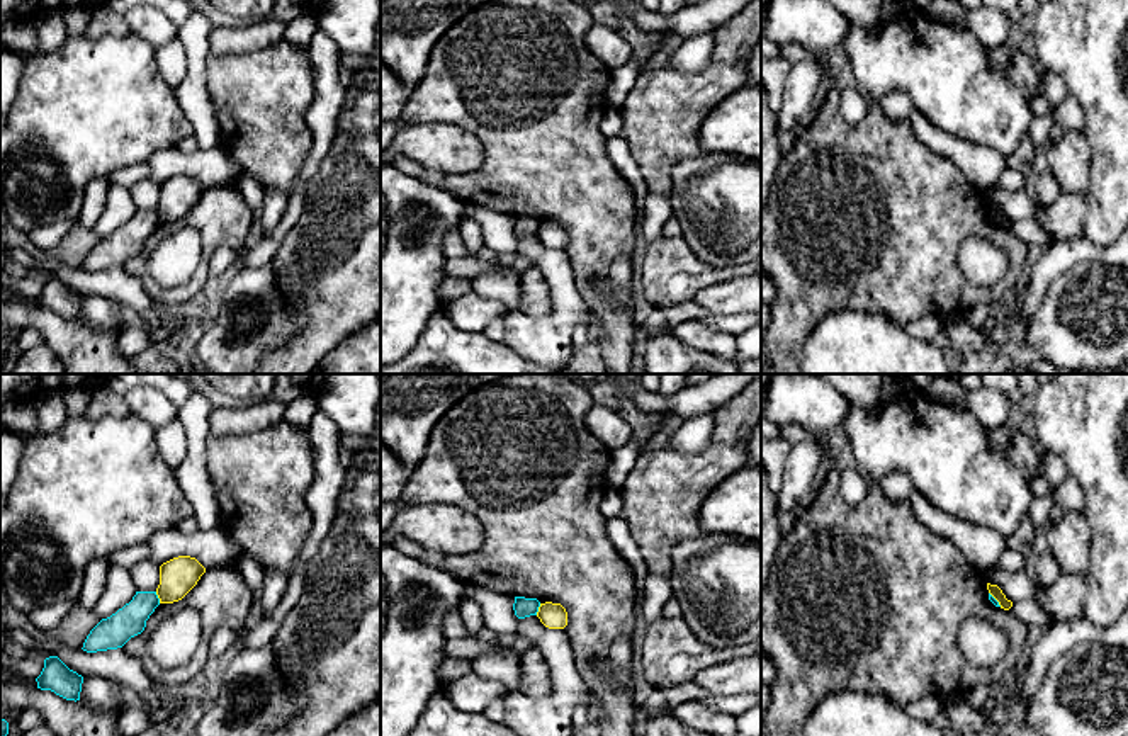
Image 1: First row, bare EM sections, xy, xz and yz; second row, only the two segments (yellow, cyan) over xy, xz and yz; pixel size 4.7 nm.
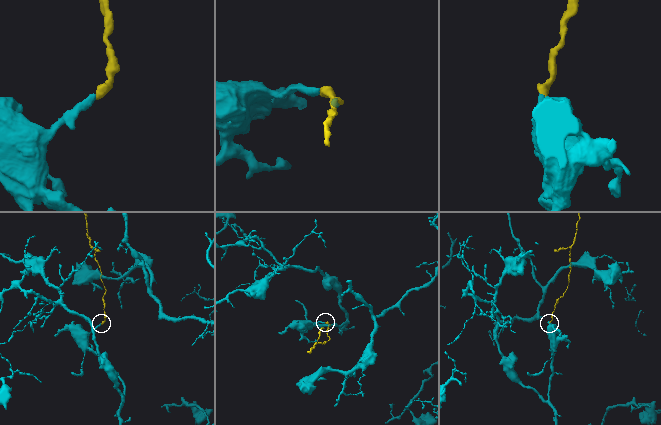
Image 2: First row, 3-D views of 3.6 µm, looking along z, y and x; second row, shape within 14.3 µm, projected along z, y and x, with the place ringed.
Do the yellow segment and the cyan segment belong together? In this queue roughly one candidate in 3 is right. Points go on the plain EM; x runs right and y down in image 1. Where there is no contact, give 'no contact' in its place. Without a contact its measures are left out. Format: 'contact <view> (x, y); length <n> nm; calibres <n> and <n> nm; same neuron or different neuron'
contact xy (158, 216); length 60 nm; calibres 180 and 150 nm; different neuron

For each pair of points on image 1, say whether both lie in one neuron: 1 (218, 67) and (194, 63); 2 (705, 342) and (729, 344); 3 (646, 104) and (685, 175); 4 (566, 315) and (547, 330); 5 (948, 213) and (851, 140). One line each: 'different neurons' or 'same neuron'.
1: different neurons
2: same neuron
3: different neurons
4: same neuron
5: same neuron

